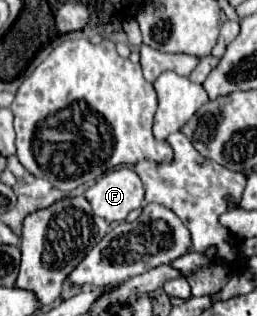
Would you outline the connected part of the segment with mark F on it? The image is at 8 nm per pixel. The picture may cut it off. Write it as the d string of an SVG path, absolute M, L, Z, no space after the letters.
M123 166L105 174L91 188L87 188L85 198L97 216L107 222L121 222L131 210L143 206L141 178L133 168Z

